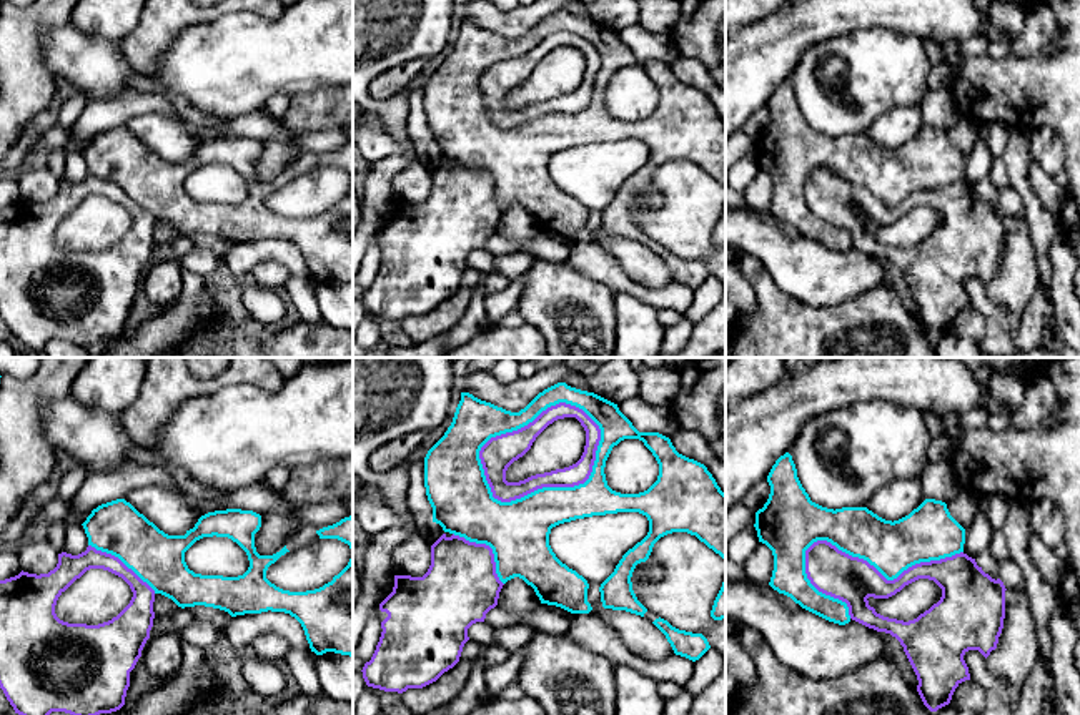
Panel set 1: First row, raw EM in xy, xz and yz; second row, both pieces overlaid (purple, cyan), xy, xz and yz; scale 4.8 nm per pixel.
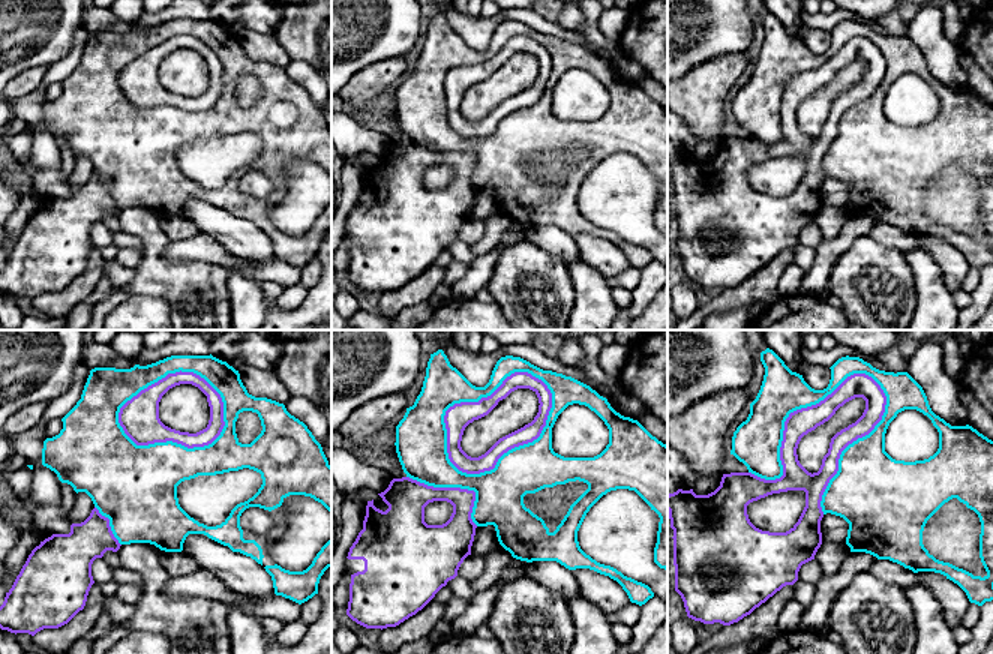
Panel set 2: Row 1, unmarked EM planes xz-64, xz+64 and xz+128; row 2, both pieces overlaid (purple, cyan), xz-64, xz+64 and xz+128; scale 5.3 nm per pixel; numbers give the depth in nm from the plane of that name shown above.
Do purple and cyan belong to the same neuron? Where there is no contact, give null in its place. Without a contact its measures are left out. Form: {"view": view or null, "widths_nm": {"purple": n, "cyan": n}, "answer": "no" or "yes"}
{"view": "xz", "widths_nm": {"purple": 100, "cyan": 240}, "answer": "no"}

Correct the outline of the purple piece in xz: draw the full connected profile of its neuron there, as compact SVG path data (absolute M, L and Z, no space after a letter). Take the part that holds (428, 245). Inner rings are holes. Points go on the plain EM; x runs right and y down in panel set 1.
M443 161L431 173L428 200L423 205L394 203L393 219L379 231L388 244L381 249L376 278L361 298L366 313L403 321L436 309L459 289L469 268L468 256L484 249L486 241L498 233L503 213L489 173Z

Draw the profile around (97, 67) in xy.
M72 20L43 32L40 35L40 52L43 63L50 68L50 72L58 80L73 83L88 98L88 101L116 98L125 91L131 91L126 86L130 78L145 76L126 62L121 53L120 42L110 42L97 35L88 35L78 30Z

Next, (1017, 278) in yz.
M1005 218L1005 246L997 276L985 286L988 298L1020 316L1038 286L1038 264L1023 218Z

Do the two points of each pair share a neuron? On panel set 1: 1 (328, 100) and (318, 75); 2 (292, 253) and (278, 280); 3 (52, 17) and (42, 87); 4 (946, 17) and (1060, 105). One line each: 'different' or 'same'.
1: different
2: different
3: same
4: different

